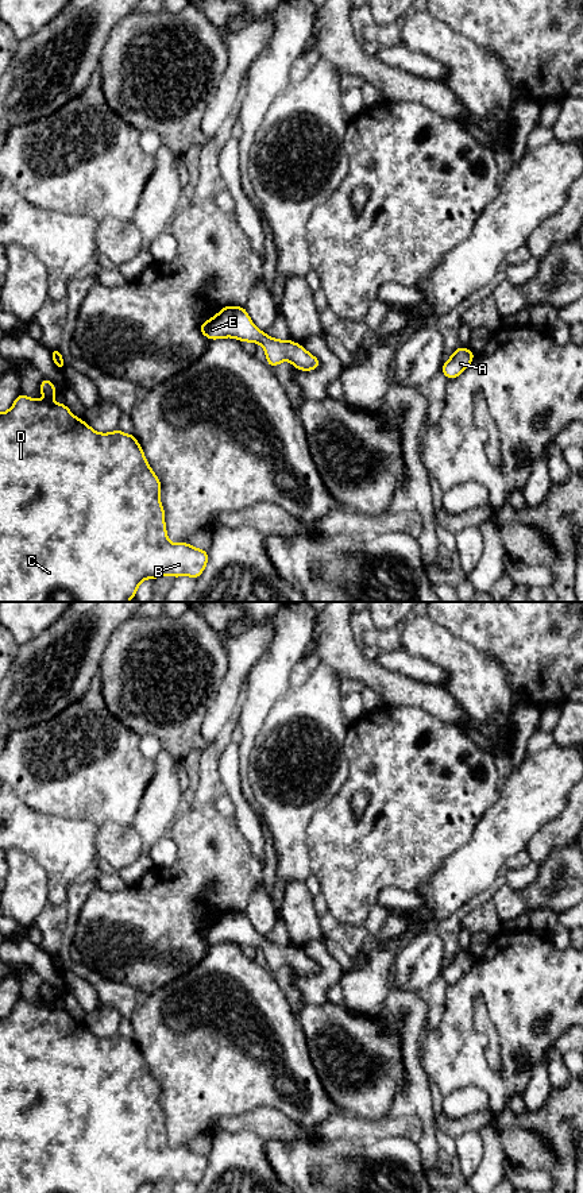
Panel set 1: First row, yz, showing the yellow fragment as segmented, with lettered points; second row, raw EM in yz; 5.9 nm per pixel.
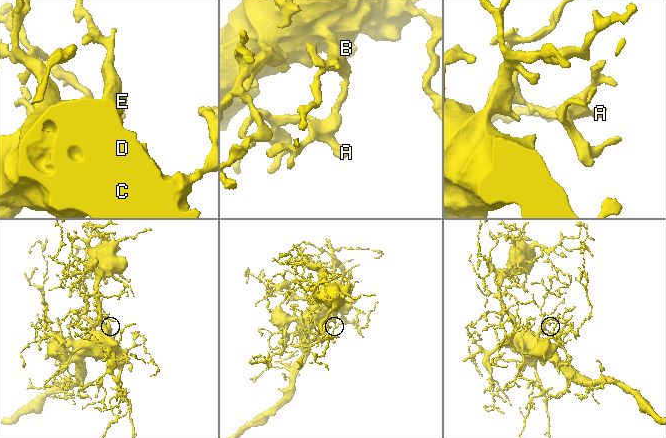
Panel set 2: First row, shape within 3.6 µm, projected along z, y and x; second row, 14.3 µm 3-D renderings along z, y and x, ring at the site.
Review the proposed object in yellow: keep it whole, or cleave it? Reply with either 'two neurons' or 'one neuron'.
one neuron

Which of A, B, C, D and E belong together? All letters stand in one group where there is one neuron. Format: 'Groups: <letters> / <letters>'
Groups: A B C D E

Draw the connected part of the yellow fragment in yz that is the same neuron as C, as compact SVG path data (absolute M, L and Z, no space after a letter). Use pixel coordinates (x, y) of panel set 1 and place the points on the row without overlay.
M43 982L40 987L40 999L46 1003L45 1005L28 1003L20 997L11 1014L0 1018L0 1193L138 1193L138 1190L144 1184L157 1184L162 1180L171 1180L173 1182L188 1180L193 1184L197 1184L205 1174L208 1167L208 1157L194 1153L188 1147L173 1148L169 1146L165 1130L165 1115L159 1104L161 1085L148 1070L143 1054L136 1046L135 1041L123 1038L119 1034L111 1038L99 1038L84 1024L78 1024L65 1008L53 1008L51 1004L58 999L54 989L47 982Z

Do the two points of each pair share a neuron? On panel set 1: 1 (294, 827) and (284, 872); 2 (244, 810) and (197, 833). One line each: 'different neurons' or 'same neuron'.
1: same neuron
2: different neurons

